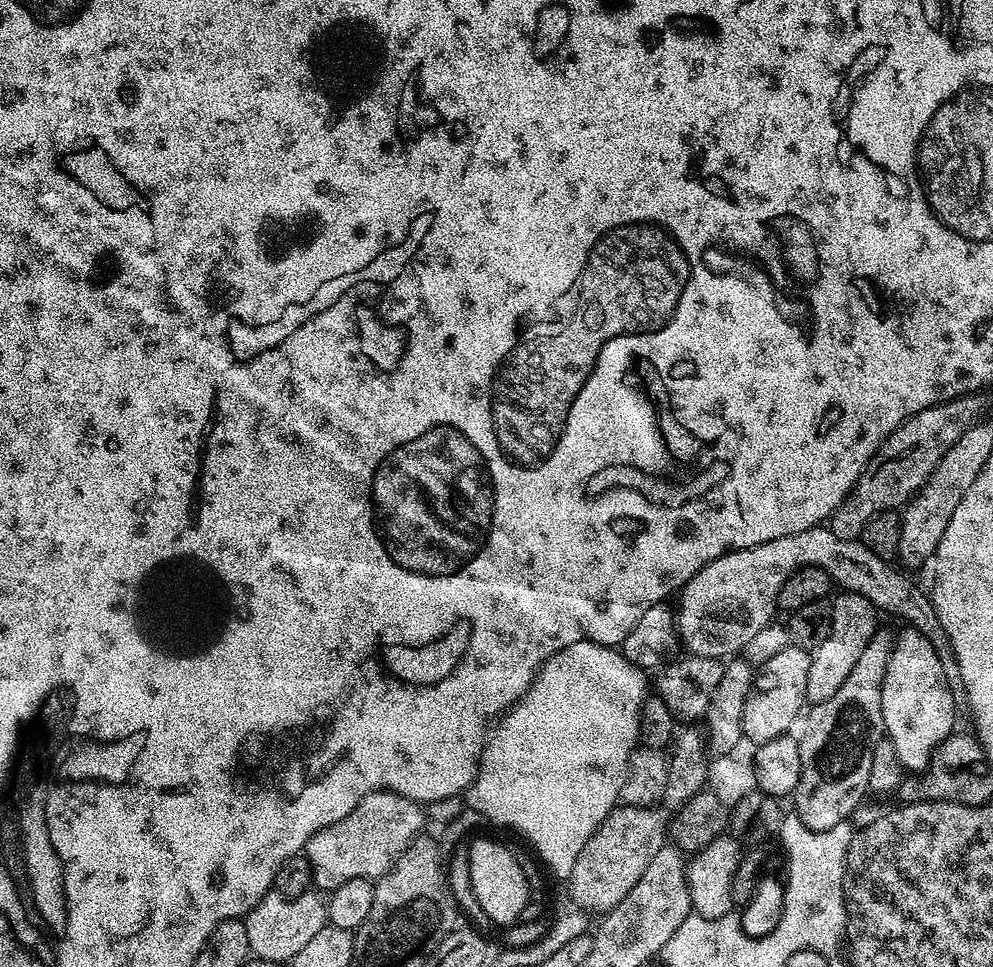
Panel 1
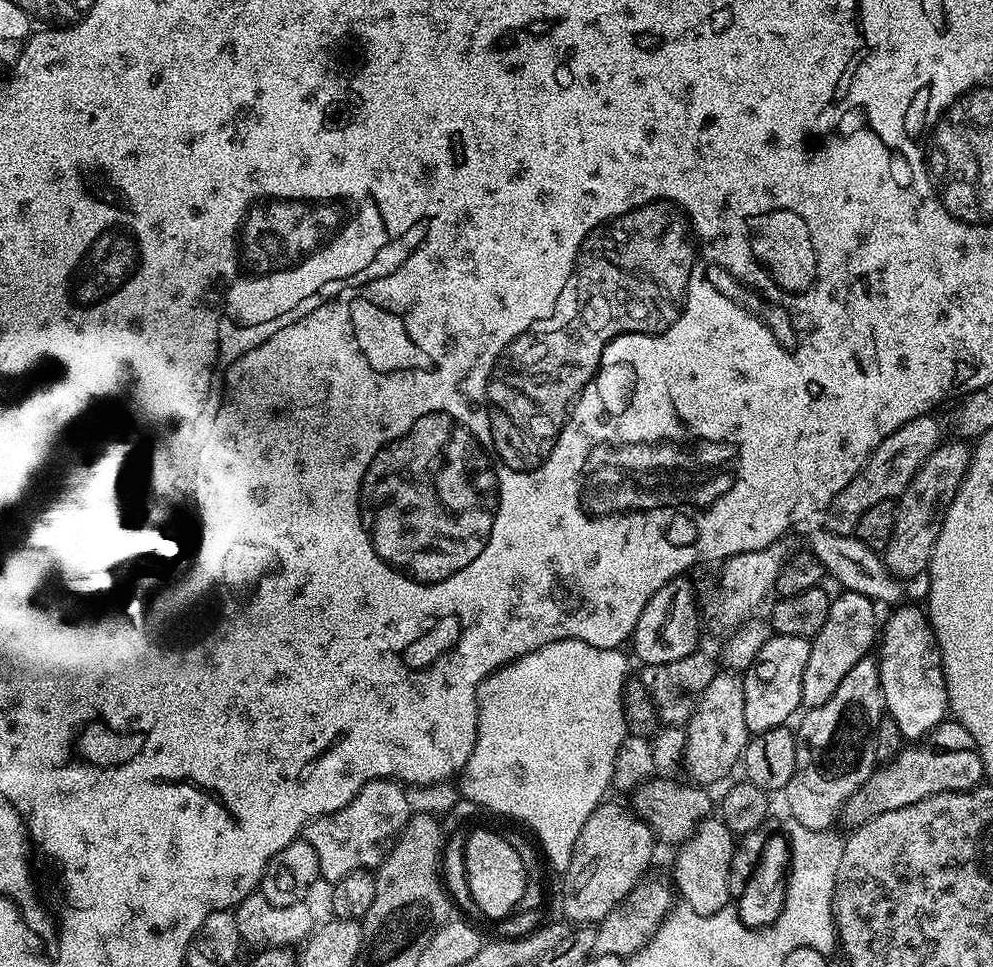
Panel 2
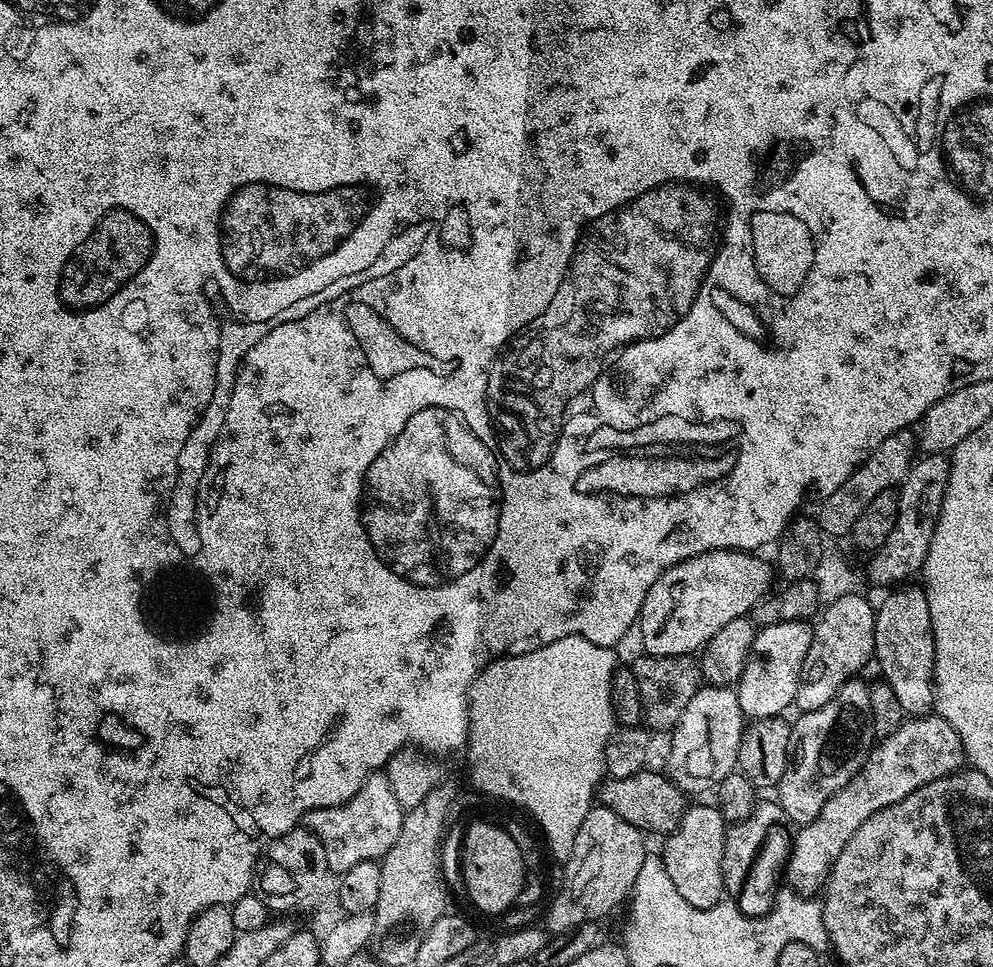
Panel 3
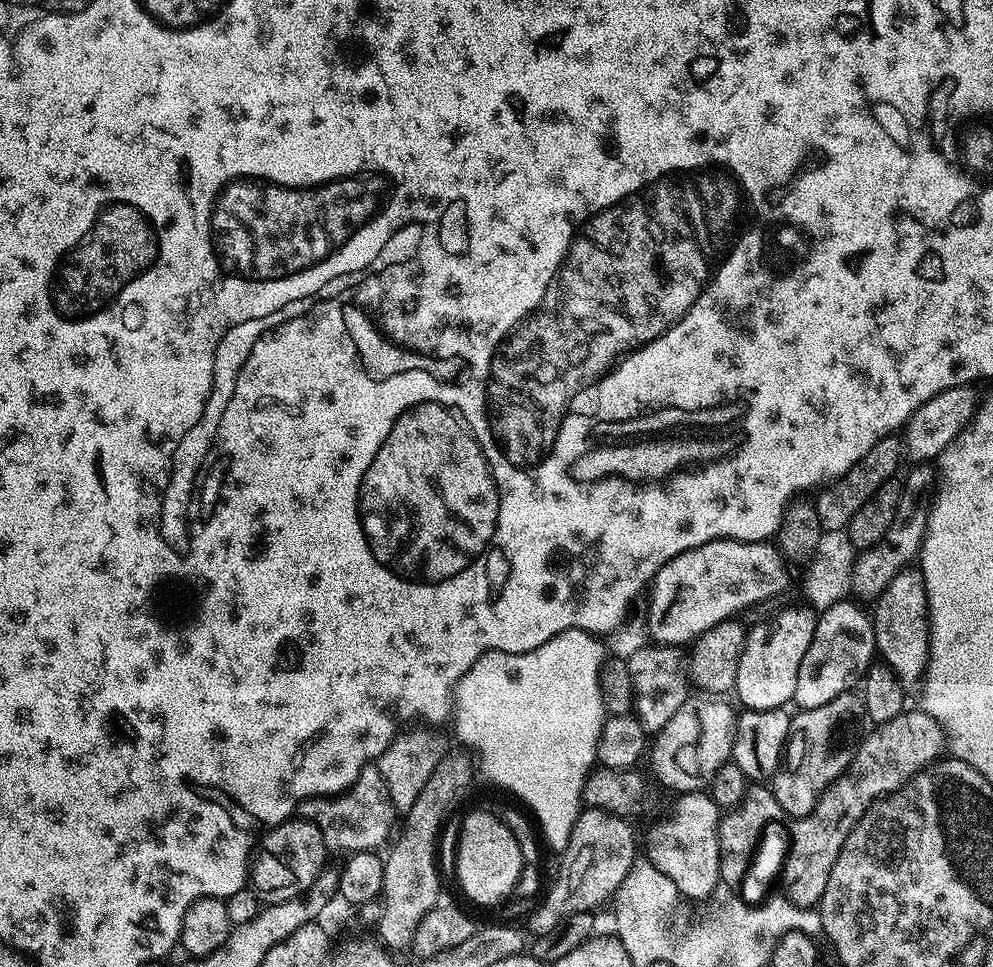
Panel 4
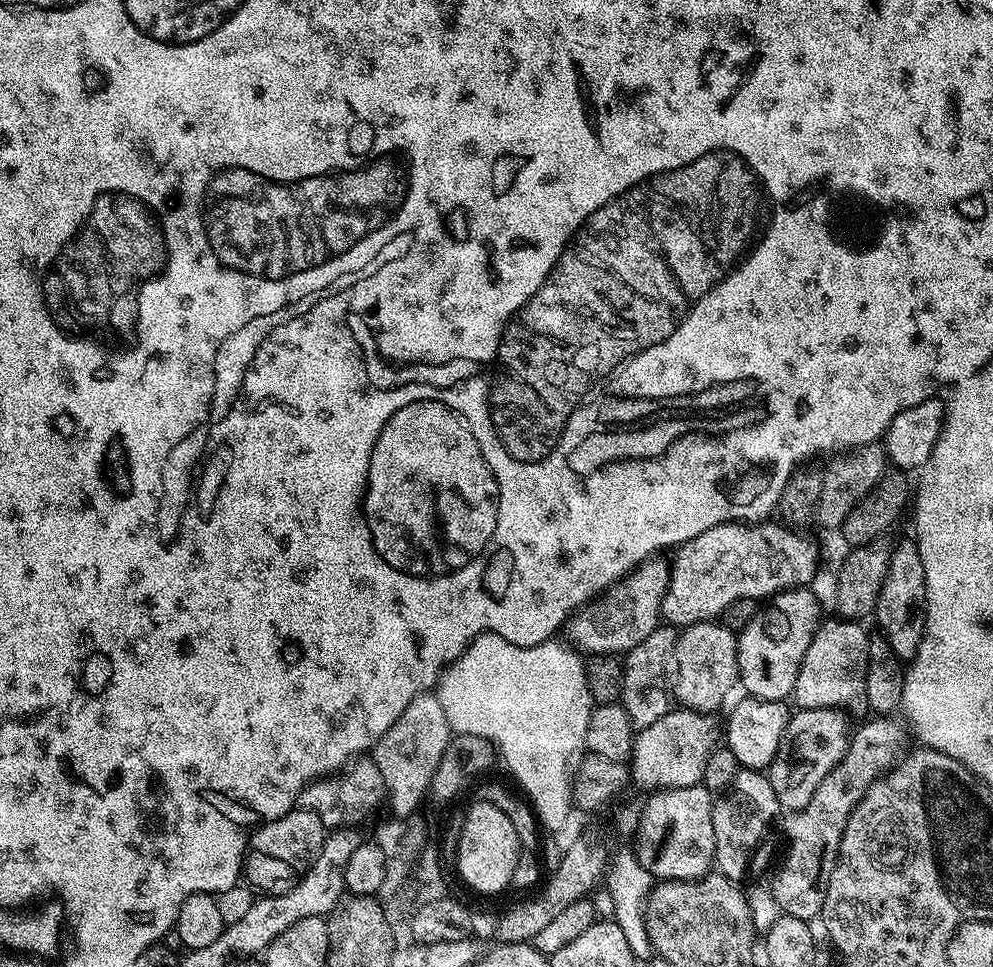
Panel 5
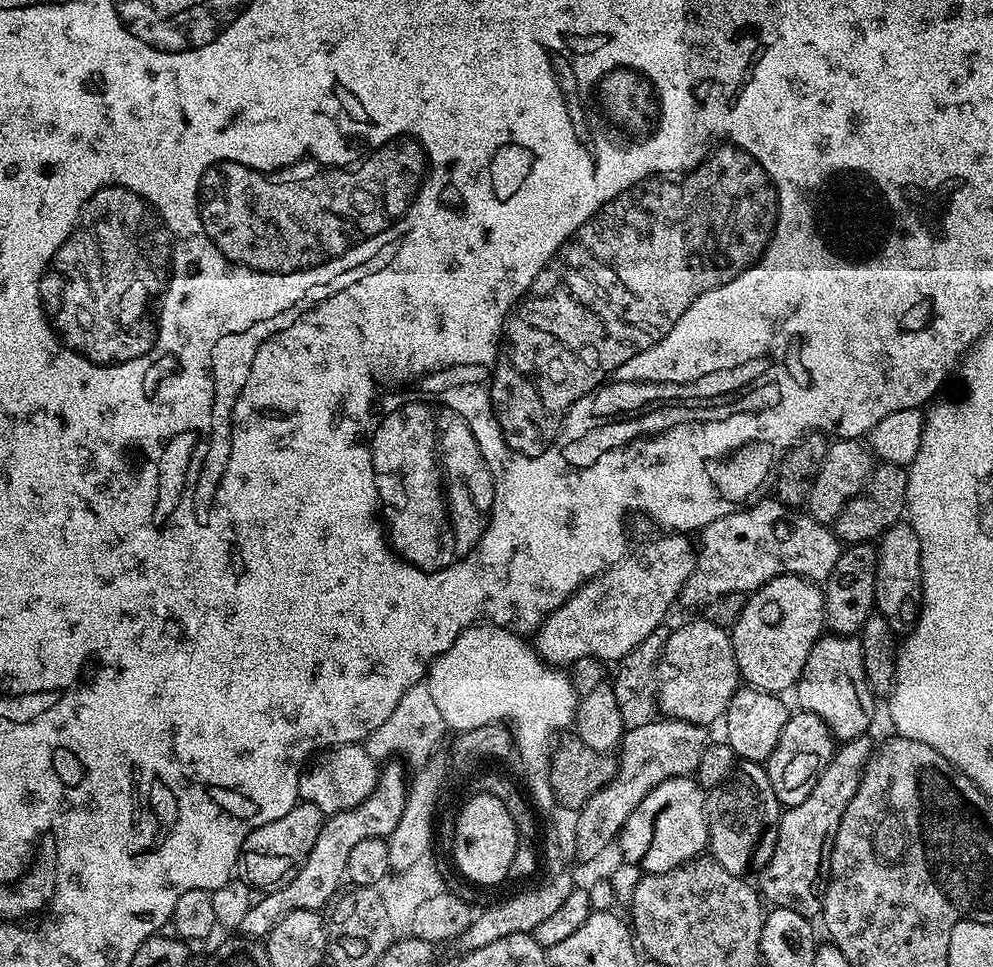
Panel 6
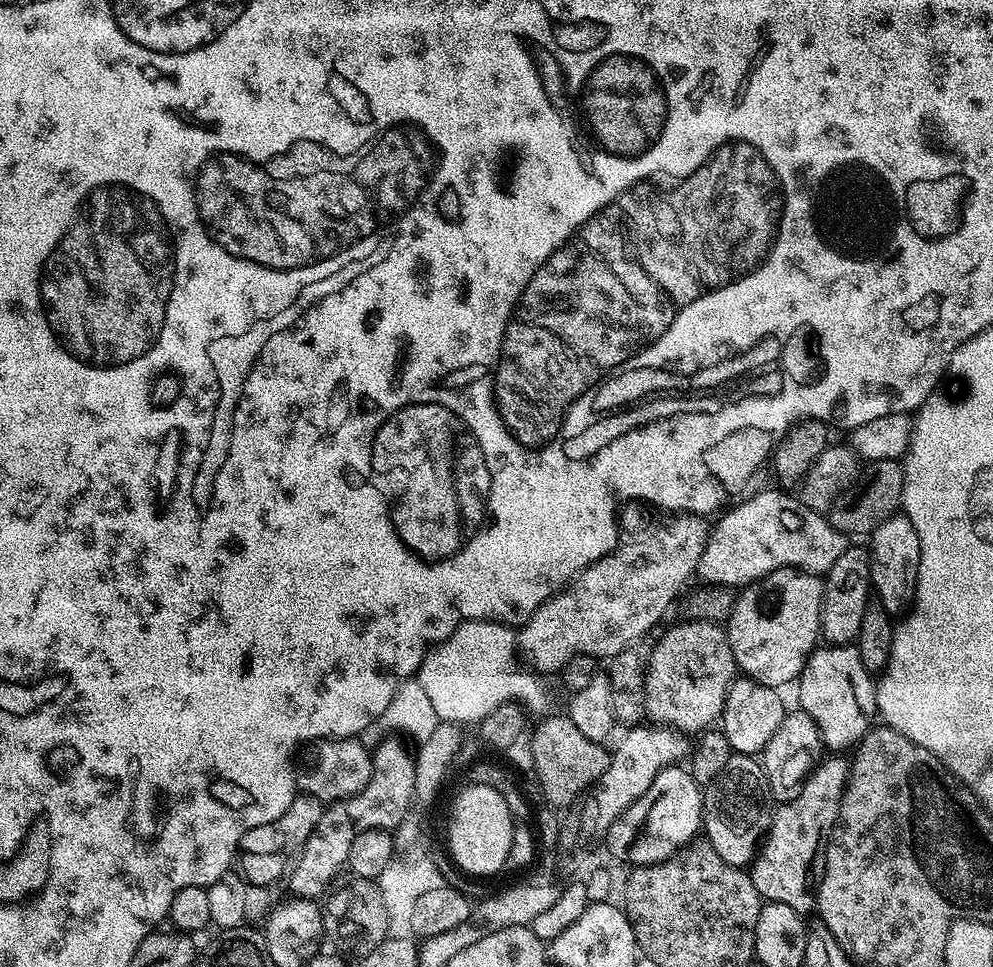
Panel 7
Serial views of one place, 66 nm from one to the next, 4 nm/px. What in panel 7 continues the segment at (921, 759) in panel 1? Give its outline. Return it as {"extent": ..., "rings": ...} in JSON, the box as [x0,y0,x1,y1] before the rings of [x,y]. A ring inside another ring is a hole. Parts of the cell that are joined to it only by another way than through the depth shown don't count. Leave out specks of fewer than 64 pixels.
{"extent":[870,514,918,618],"rings":[[[903,514],[886,518],[870,534],[870,567],[872,569],[871,591],[878,595],[878,602],[887,610],[889,616],[896,618],[911,609],[916,599],[916,583],[918,582],[918,530],[914,530],[914,522]]]}

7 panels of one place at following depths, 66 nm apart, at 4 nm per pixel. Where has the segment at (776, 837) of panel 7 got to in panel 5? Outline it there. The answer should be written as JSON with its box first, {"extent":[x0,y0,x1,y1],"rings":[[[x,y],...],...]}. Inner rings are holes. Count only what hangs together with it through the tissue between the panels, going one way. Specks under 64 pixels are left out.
{"extent":[770,719,909,922],"rings":[[[872,719],[876,720],[866,721],[857,732],[855,729],[851,733],[842,762],[838,762],[838,766],[834,766],[834,770],[830,770],[826,778],[822,778],[818,790],[814,790],[814,798],[810,798],[808,805],[797,812],[787,813],[788,821],[784,824],[784,832],[788,835],[788,853],[785,854],[784,861],[772,880],[770,897],[771,903],[783,915],[809,922],[819,917],[826,902],[830,874],[836,865],[842,830],[846,830],[846,822],[854,806],[858,806],[868,787],[888,769],[894,767],[909,747],[909,729],[899,719]]]}

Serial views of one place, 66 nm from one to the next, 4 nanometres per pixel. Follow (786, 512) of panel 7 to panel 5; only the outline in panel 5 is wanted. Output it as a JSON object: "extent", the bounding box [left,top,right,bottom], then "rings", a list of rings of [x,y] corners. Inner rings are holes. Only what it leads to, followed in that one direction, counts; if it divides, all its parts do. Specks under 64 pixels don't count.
{"extent":[660,522,822,630],"rings":[[[783,522],[772,523],[719,524],[675,549],[676,561],[671,561],[666,594],[660,607],[663,623],[677,630],[700,626],[720,618],[727,607],[738,599],[752,598],[760,602],[778,592],[808,586],[822,564],[819,543],[813,537],[811,540],[810,537],[803,536],[803,531],[790,528]]]}

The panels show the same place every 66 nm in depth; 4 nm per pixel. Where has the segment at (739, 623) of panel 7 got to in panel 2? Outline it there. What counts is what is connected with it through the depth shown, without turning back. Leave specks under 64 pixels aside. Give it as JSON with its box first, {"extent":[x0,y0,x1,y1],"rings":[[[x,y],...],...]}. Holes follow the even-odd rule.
{"extent":[743,634,811,733],"rings":[[[775,634],[768,639],[766,646],[760,648],[755,662],[743,673],[746,726],[749,733],[765,732],[787,725],[788,719],[797,715],[796,707],[799,709],[802,704],[802,670],[806,670],[811,649],[811,639]]]}

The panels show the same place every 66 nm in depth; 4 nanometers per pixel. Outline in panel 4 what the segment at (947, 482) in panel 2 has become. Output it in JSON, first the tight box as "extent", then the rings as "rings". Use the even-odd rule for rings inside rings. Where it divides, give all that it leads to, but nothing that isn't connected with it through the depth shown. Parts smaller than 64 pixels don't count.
{"extent":[850,462,938,602],"rings":[[[928,462],[917,463],[913,468],[916,469],[908,477],[903,477],[903,491],[900,494],[898,510],[894,514],[894,522],[886,530],[884,539],[879,540],[872,548],[863,549],[855,557],[850,592],[857,601],[875,602],[882,594],[882,590],[890,586],[890,578],[894,578],[894,574],[909,567],[919,557],[928,525],[930,493],[933,491],[938,476],[933,465]]]}

